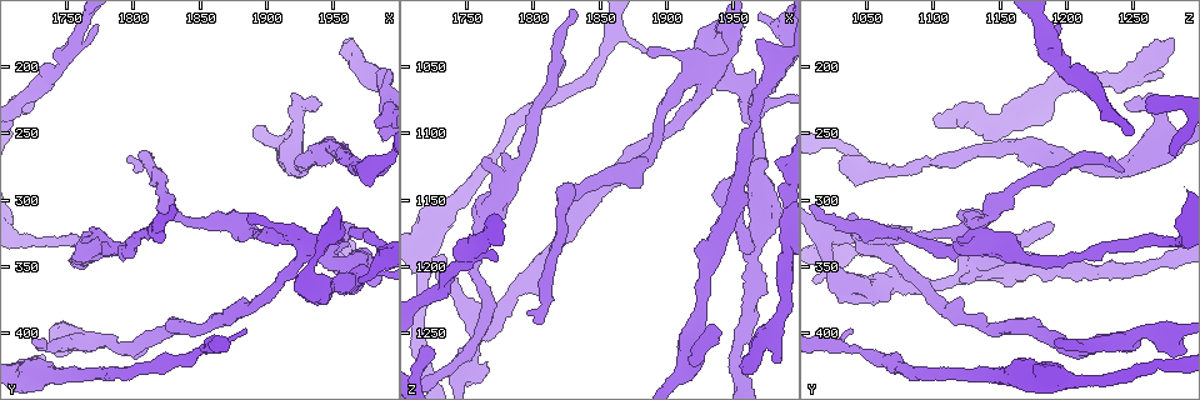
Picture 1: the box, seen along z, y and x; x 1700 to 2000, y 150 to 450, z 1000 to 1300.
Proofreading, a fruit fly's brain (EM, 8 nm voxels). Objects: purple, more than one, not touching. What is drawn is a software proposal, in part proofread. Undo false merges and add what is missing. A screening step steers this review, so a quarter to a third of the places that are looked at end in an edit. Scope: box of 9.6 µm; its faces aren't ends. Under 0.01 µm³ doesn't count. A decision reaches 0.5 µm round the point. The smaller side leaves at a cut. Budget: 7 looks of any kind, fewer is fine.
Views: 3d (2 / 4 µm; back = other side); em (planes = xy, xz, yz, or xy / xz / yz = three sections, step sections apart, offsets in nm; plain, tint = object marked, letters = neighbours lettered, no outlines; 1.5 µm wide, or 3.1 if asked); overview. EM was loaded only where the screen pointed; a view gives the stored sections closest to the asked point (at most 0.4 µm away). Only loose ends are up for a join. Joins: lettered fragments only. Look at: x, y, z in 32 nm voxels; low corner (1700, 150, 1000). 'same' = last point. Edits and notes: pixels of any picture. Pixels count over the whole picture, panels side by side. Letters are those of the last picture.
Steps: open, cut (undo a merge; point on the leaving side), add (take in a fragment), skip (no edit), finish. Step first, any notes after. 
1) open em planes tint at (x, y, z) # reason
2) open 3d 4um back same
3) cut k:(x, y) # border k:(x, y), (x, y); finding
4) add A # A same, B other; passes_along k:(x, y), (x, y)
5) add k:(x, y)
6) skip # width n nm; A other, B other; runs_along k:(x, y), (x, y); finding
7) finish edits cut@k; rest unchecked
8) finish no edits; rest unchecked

open em planes letters at (1966, 322, 1084) # branch stops here

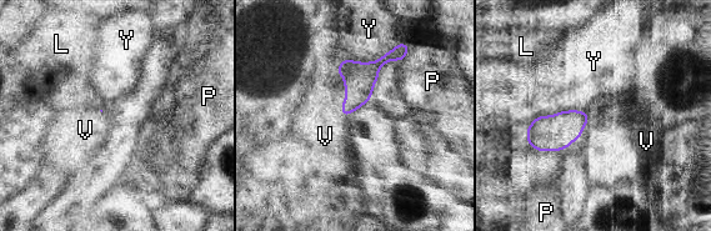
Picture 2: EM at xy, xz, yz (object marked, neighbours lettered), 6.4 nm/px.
add V # L other, P other, V same, Y other; passes_along 2:(359, 79), (345, 115), (325, 136); it goes on there

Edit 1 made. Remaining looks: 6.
open em planes tint at (1966, 320, 1186) # long arm stops here

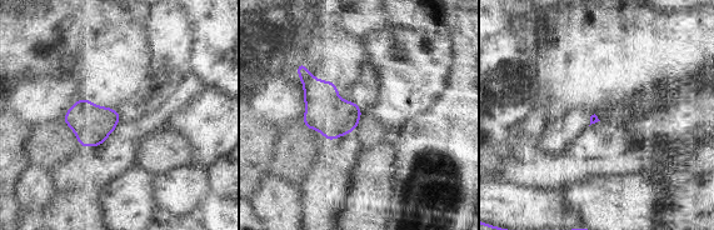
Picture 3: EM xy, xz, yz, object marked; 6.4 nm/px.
open em planes letters same # what lies round it

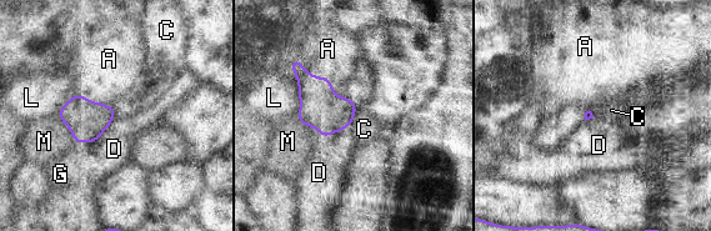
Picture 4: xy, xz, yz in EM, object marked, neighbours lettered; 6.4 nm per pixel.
skip # A other, C other, D other, G other, L other, M other; border 4:(357, 109), (353, 120), (343, 129); no lettered fragment goes on from it

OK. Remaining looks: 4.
open 3d 2um at (1884, 398, 1036) # free end

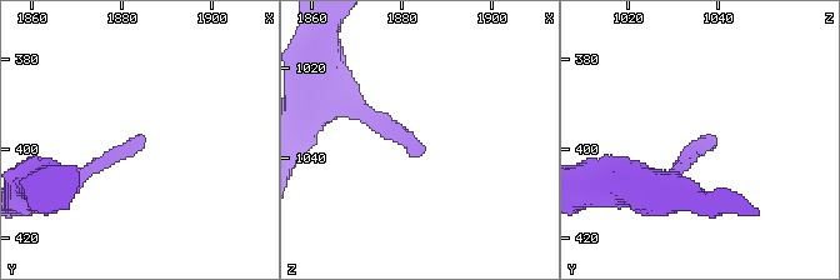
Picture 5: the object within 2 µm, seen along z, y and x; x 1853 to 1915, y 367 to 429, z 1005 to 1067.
open em xy step 4 letters at (1884, 396, 1037)

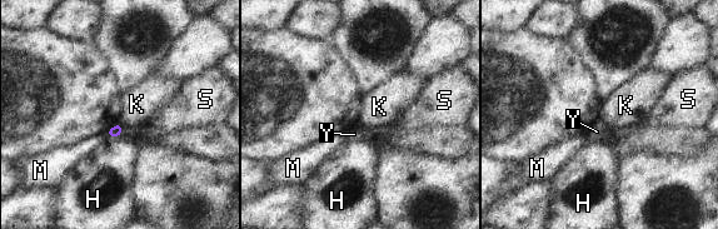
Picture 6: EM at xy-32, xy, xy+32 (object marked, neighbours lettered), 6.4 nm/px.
open em planes letters same

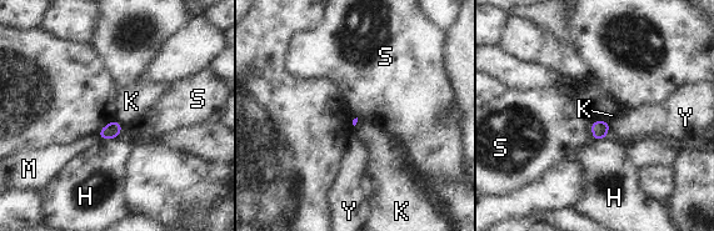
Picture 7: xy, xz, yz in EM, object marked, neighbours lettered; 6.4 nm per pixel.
skip # H other, K other, M other, S other, Y other; border 7:(590, 122), (594, 139); none of them fits

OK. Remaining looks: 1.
finish edits add@2; rest unchecked

